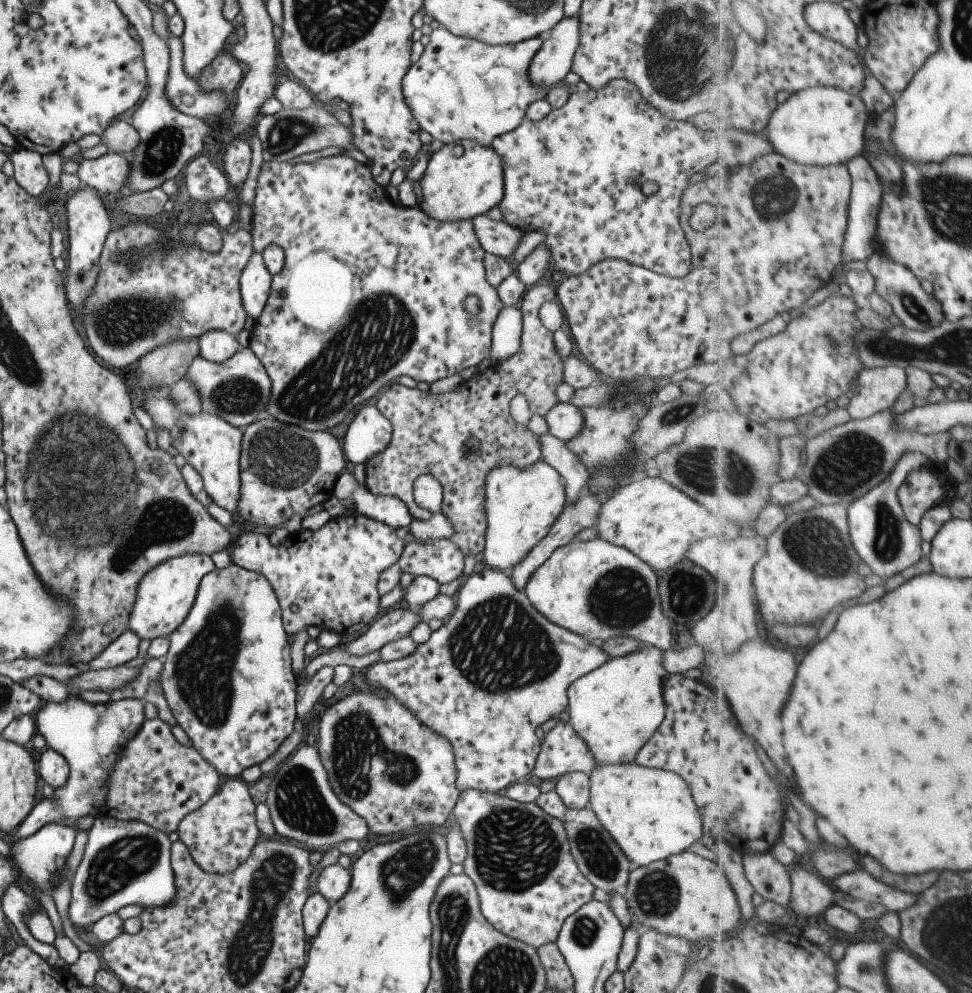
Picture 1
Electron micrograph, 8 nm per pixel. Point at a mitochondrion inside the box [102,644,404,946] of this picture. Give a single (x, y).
(301, 804)

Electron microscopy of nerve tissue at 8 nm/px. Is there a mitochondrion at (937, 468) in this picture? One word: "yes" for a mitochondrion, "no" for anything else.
no

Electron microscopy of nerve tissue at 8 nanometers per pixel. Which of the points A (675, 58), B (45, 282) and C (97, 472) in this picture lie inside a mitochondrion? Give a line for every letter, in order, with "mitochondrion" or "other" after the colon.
A: mitochondrion
B: other
C: mitochondrion

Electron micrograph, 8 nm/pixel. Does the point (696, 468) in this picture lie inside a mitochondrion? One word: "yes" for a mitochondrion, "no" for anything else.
yes

